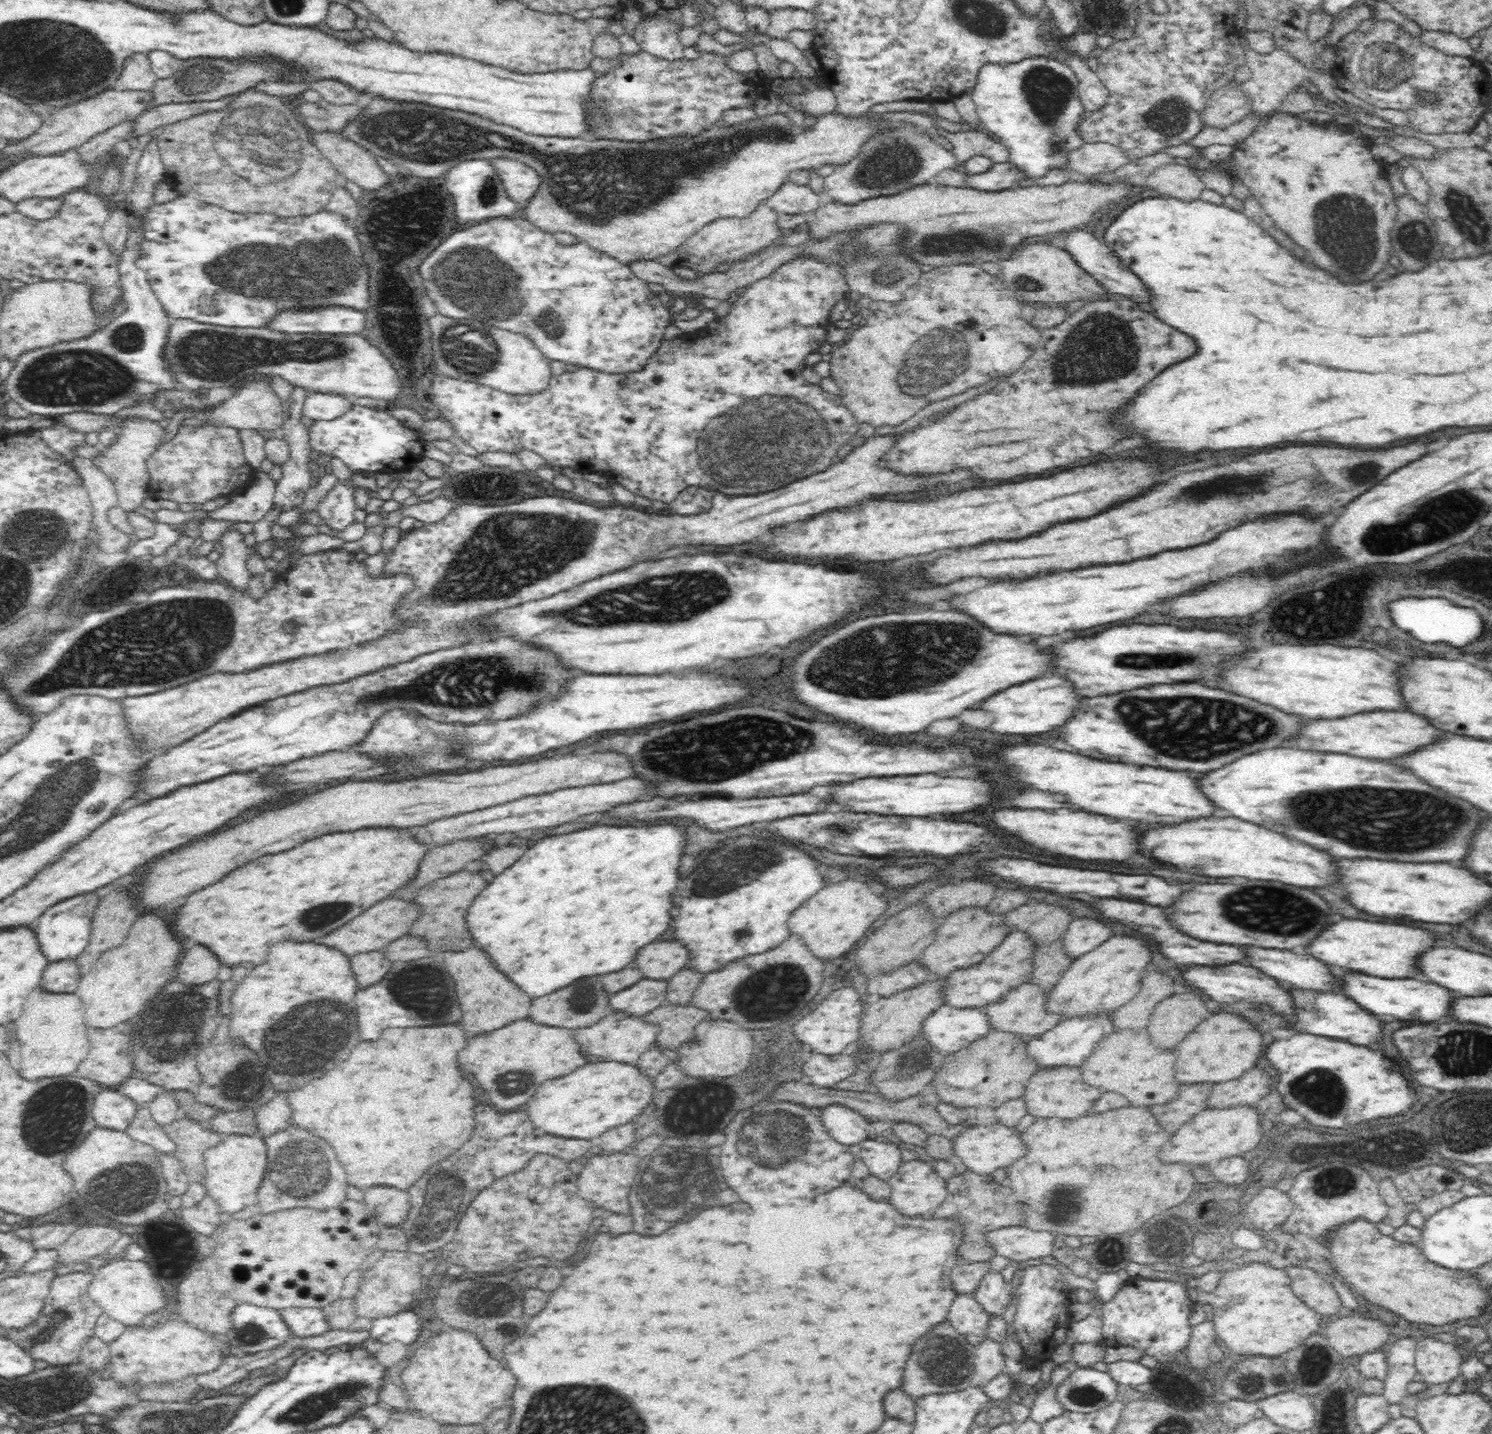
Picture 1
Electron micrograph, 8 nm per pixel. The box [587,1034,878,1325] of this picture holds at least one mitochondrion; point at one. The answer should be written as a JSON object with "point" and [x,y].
{"point":[780,1130]}

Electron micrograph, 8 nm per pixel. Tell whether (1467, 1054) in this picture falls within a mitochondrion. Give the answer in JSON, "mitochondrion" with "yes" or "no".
{"mitochondrion":"yes"}

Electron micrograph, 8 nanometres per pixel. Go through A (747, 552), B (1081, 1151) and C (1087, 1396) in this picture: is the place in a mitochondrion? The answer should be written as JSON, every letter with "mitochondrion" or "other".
{"A":"other","B":"other","C":"mitochondrion"}

